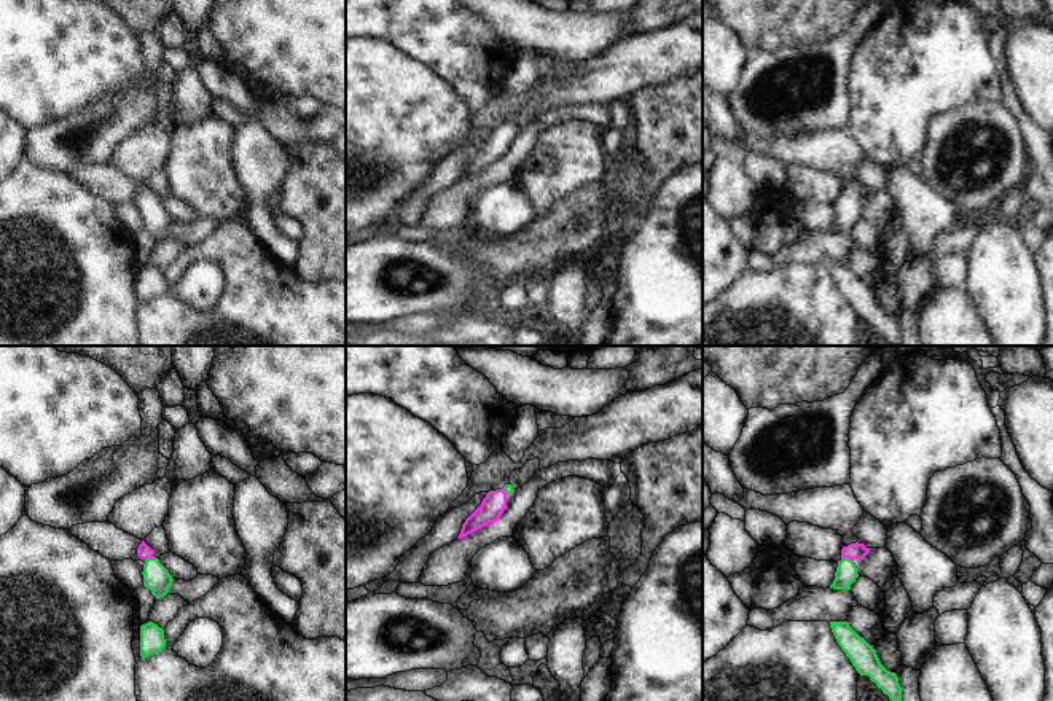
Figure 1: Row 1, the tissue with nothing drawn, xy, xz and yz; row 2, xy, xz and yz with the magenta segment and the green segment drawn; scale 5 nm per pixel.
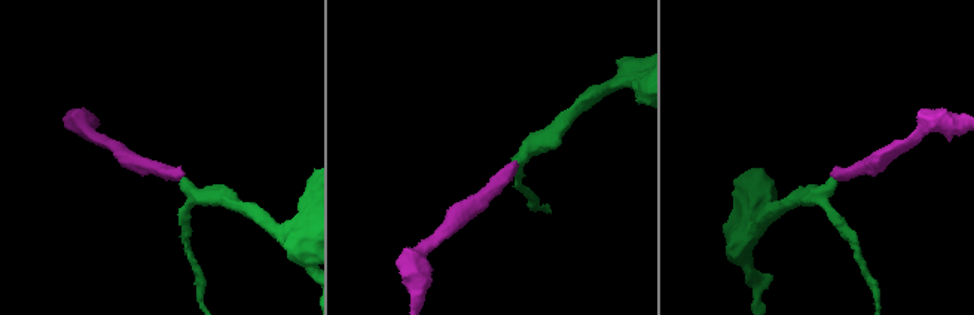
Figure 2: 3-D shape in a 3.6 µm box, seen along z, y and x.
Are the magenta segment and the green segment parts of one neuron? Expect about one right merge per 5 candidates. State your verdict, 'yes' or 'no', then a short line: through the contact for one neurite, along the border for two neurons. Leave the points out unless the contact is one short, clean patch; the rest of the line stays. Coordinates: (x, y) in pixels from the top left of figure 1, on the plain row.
yes | yz (856, 193), (848, 199), (846, 215)

